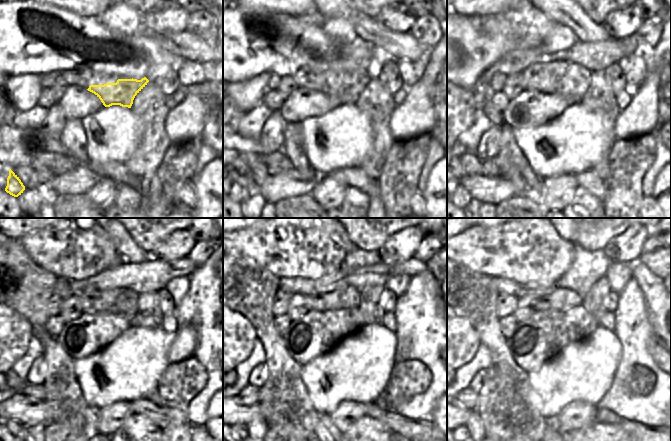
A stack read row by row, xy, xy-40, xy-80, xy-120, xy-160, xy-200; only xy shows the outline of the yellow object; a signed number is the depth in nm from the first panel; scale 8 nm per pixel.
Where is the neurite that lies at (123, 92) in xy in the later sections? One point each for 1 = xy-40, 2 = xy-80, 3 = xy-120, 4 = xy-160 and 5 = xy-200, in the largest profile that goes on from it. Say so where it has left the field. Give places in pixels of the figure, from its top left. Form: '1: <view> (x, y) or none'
1: xy-40 (346, 92)
2: xy-80 (574, 90)
3: xy-120 (128, 310)
4: xy-160 (350, 306)
5: xy-200 (573, 305)

